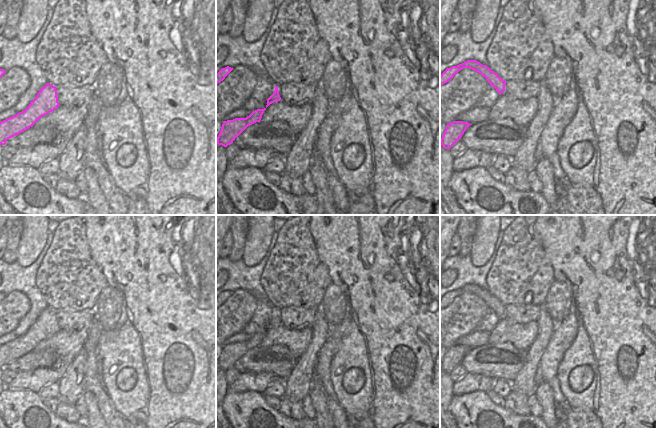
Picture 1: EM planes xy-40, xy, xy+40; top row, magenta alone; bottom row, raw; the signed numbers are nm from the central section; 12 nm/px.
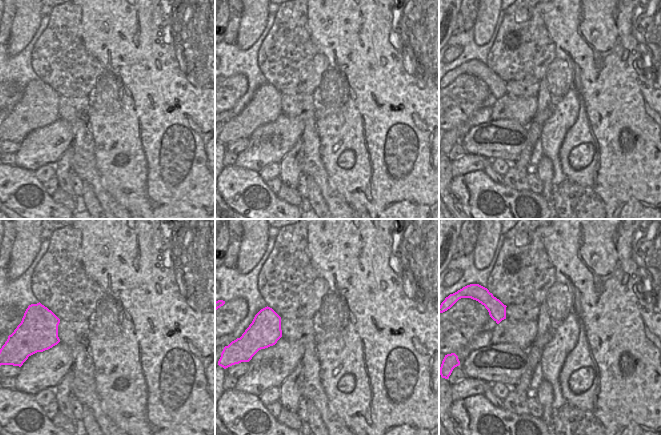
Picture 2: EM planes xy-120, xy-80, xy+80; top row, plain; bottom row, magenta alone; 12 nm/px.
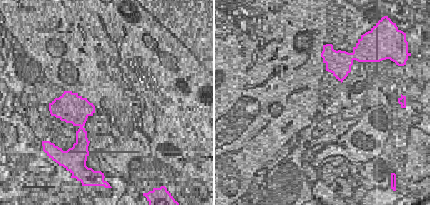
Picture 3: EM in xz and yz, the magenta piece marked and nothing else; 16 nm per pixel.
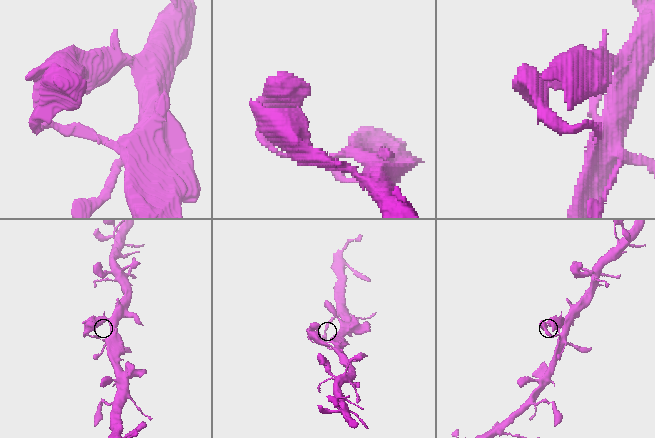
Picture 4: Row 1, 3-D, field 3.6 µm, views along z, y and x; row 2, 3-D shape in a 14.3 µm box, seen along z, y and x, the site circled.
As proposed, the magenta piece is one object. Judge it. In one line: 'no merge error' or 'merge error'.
no merge error

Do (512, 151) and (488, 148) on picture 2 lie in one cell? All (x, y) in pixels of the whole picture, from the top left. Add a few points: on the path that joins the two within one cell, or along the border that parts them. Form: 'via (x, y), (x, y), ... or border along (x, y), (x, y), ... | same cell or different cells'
via (506, 148), (494, 148) | same cell

